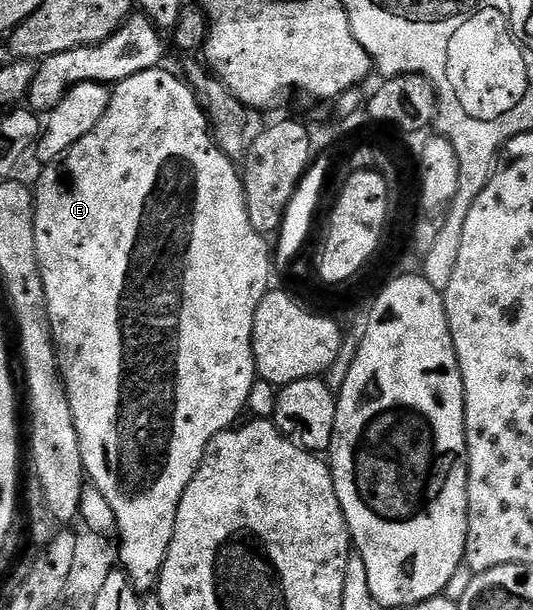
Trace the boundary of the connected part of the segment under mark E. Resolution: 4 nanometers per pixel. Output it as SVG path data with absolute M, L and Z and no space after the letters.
M156 67L147 73L135 73L135 77L127 77L127 81L116 84L109 96L107 113L103 113L103 121L99 121L99 125L95 125L95 129L91 129L91 133L87 133L87 137L69 151L72 154L69 167L73 187L67 189L61 186L54 174L45 175L44 179L36 180L33 201L35 253L45 286L49 330L53 333L57 369L61 372L71 405L85 473L92 486L107 497L107 505L111 505L111 513L117 522L115 535L119 540L119 567L139 593L149 593L156 588L165 554L175 533L179 501L187 485L191 485L207 445L219 432L230 430L240 420L237 418L241 411L243 415L246 410L247 393L251 393L251 385L259 378L253 356L255 313L263 297L271 290L271 247L265 244L268 243L266 236L251 229L242 172L230 156L218 149L209 117L199 102L197 92L182 76L180 79L165 70Z

